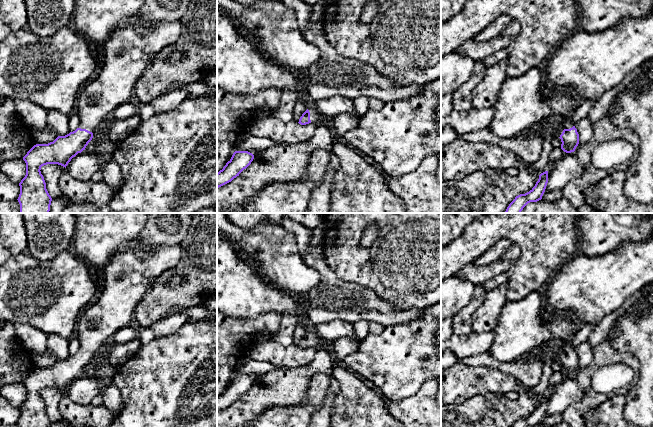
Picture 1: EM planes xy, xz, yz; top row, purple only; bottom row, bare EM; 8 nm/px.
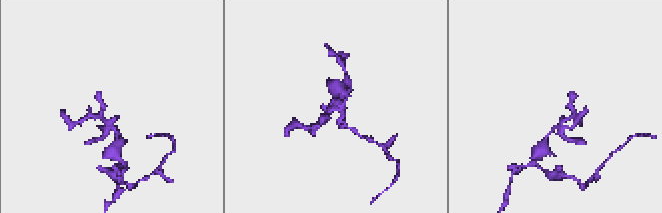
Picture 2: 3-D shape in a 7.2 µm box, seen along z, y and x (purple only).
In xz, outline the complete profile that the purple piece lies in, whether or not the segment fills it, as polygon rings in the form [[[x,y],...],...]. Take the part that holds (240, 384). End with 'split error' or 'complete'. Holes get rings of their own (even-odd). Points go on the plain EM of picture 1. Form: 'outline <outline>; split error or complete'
outline [[[235,375],[222,394],[217,397],[217,412],[231,406],[246,393],[254,383],[248,375]]]; complete

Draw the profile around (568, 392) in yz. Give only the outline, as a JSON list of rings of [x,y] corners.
[[[574,376],[566,377],[560,384],[554,387],[548,394],[548,407],[544,417],[562,414],[563,411],[585,395]]]

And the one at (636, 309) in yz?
[[[643,295],[638,301],[636,301],[627,311],[627,314],[634,314],[636,316],[641,315],[642,313],[646,313],[647,310],[644,309],[641,304],[645,303],[648,295]]]

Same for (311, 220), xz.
[[[286,213],[287,216],[310,229],[315,229],[322,222],[321,213]]]

